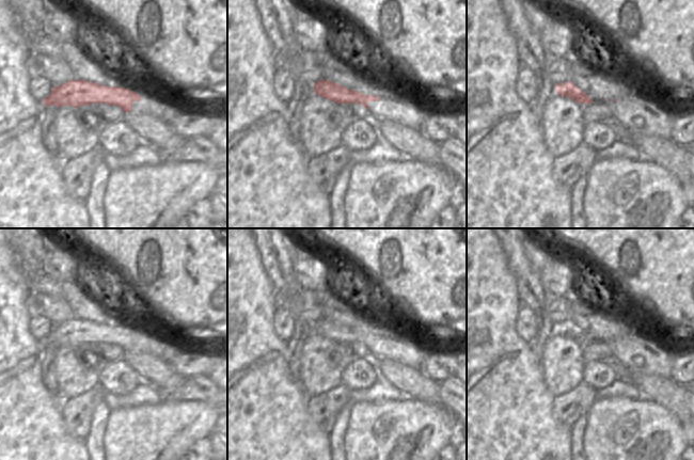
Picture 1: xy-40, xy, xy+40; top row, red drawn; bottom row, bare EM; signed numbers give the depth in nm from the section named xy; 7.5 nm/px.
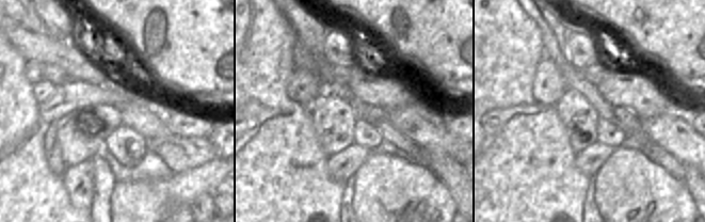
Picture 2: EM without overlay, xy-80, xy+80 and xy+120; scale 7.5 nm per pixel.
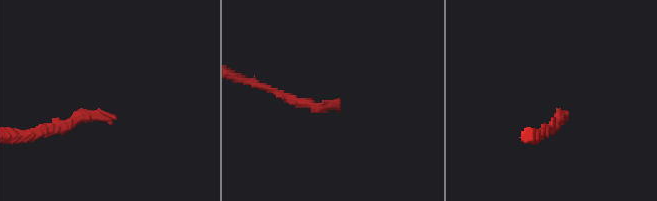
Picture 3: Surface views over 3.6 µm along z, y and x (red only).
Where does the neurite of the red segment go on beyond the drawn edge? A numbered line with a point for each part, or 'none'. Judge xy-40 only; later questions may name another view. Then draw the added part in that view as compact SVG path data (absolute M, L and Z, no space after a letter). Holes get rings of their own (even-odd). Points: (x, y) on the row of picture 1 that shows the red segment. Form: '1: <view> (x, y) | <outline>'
1: xy-40 (152, 104) | M129 82L128 90L141 96L140 101L132 102L132 111L127 112L128 114L148 114L163 123L168 123L185 110L157 92L133 82Z

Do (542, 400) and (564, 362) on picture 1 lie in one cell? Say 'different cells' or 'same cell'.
different cells

